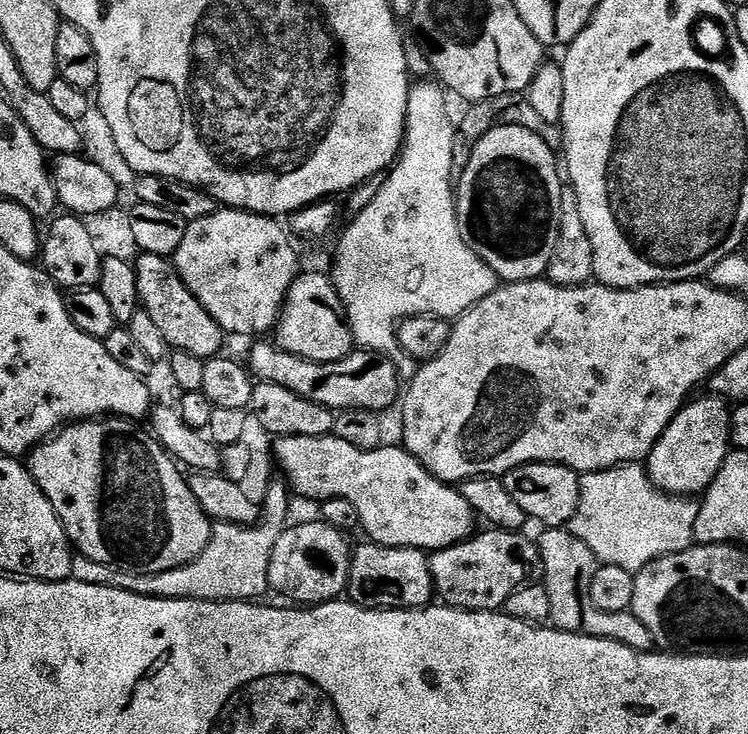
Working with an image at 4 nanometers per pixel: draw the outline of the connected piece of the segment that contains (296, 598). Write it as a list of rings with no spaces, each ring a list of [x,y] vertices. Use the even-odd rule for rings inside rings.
[[[313,518],[309,524],[286,527],[274,543],[270,556],[269,589],[273,593],[281,592],[288,599],[285,601],[296,606],[327,604],[330,600],[343,597],[354,559],[354,548],[348,545],[348,539],[345,533],[319,518]]]

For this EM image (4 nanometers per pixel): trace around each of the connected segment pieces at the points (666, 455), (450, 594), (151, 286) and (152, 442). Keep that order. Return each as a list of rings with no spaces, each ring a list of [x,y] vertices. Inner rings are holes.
[[[715,394],[707,395],[701,400],[693,399],[685,403],[680,413],[670,422],[670,426],[666,426],[662,438],[658,438],[647,458],[648,476],[671,496],[696,498],[707,492],[729,454],[732,442],[732,408],[729,401]]]
[[[501,528],[484,531],[488,532],[477,531],[460,544],[431,553],[432,586],[447,607],[465,608],[468,612],[501,611],[514,590],[541,575],[540,545],[533,537],[531,540],[523,531],[507,532]]]
[[[149,252],[137,255],[134,263],[138,278],[138,294],[143,311],[150,314],[150,318],[158,326],[162,338],[166,338],[169,349],[186,354],[194,354],[198,358],[211,360],[213,356],[221,355],[226,339],[226,333],[218,322],[190,294],[190,290],[176,273],[175,263],[169,257],[150,254]]]
[[[105,415],[103,418],[73,422],[61,427],[51,438],[37,444],[27,457],[26,467],[32,473],[34,482],[38,482],[42,494],[46,494],[50,506],[54,506],[69,540],[72,542],[73,549],[79,555],[93,559],[94,562],[115,565],[119,569],[137,572],[139,575],[156,575],[159,572],[184,567],[198,559],[211,540],[214,524],[202,510],[202,506],[198,506],[198,498],[194,498],[188,480],[186,476],[183,476],[185,473],[182,471],[181,465],[168,455],[168,451],[157,442],[156,437],[152,435],[147,427],[140,427],[144,426],[141,426],[135,420],[126,420],[123,416]]]

